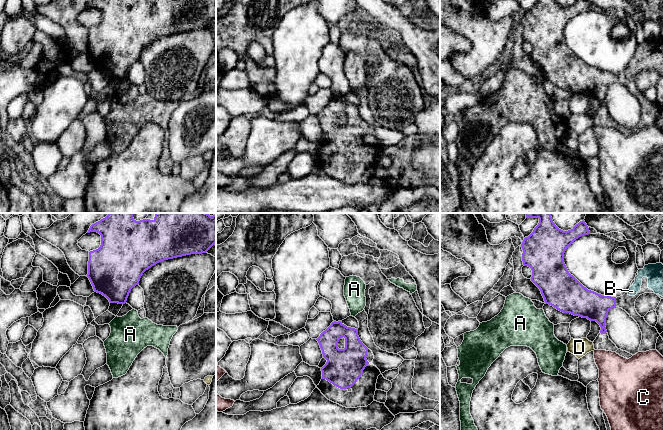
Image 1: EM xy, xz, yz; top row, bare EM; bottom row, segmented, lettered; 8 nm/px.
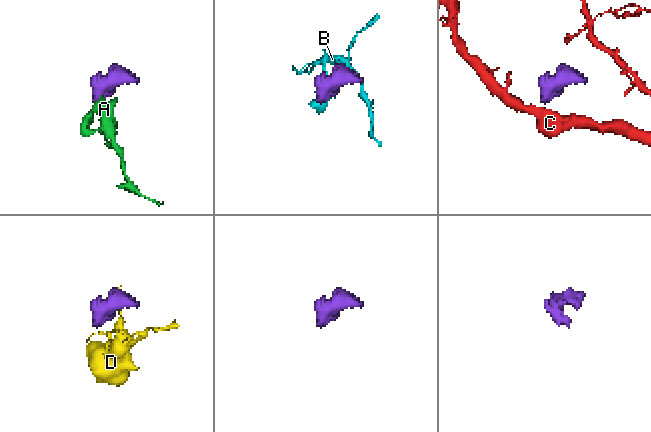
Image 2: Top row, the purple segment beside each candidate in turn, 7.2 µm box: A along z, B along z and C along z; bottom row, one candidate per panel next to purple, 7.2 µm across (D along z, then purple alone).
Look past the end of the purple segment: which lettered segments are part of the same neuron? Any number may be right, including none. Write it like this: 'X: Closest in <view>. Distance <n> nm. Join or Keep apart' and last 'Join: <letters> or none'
A: Closest in yz. Distance 60 nm. Keep apart
B: Closest in yz. Distance 100 nm. Join
C: Closest in yz. Distance 140 nm. Keep apart
D: Closest in yz. Distance 100 nm. Keep apart
Join: B

